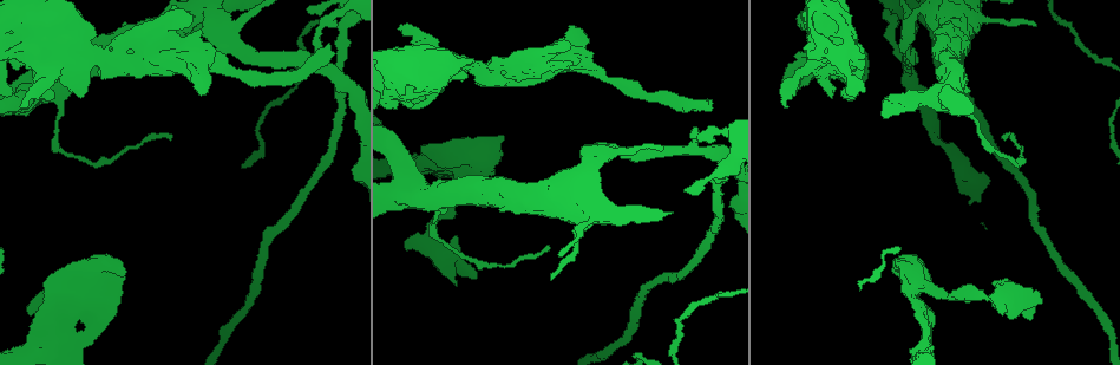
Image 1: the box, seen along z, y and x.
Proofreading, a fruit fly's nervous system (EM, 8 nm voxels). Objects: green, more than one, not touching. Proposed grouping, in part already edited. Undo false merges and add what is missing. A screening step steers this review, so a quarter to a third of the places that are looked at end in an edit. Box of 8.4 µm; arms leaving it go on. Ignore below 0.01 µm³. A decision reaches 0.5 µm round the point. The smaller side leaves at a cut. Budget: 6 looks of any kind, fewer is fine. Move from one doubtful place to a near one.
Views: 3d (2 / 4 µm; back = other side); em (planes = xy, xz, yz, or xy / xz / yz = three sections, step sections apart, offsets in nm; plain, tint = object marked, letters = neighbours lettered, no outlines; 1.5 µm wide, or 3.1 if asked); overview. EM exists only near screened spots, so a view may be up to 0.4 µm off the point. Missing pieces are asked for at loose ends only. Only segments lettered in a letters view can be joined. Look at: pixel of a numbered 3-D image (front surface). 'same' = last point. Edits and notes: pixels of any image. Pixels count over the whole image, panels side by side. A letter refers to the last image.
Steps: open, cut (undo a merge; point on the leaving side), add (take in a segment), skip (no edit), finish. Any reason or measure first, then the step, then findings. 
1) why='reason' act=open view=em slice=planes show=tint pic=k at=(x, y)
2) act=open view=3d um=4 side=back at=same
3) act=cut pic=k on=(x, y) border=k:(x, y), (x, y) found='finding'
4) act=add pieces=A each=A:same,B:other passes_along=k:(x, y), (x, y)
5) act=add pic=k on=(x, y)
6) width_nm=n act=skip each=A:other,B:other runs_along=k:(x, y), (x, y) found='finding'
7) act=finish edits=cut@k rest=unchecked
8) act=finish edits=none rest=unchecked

act=open view=em slice=planes show=letters pic=1 at=(421, 97)

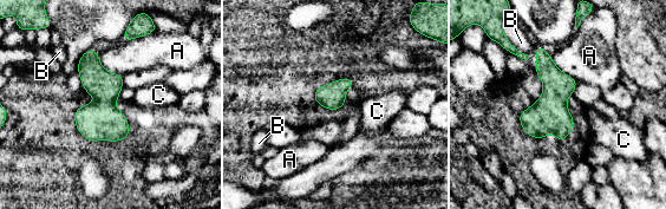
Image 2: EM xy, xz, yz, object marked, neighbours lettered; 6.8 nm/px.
act=skip each=A:other,B:other,C:other border=2:(98, 53), (106, 70), (123, 76) found='continuous, no second neuron'

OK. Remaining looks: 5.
why='free end' act=open view=em slice=planes show=letters pic=1 at=(455, 285)

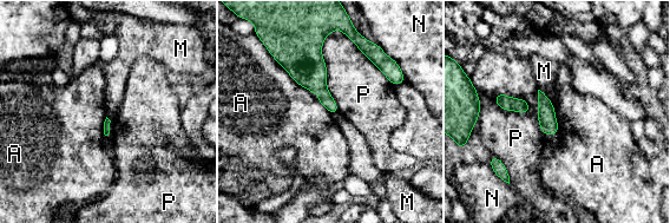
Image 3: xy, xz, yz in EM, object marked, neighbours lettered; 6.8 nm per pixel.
act=skip each=A:other,M:other,N:other,P:other border=3:(273, 58), (295, 82), (311, 93) found='no lettered segment goes on from it'

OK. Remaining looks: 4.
why='sudden change in width' act=open view=3d um=2 pic=1 at=(602, 78)

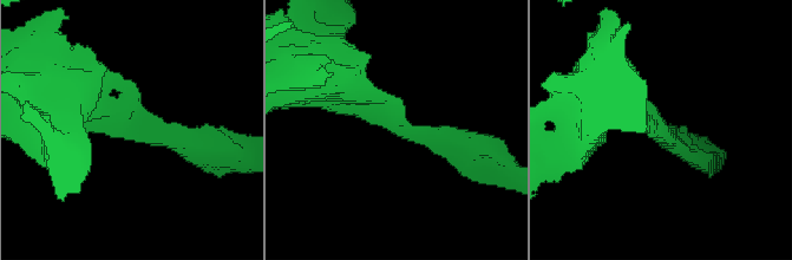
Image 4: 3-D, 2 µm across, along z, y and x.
arm_widths_nm=190,480 why='now the EM' act=open view=em slice=planes show=letters pic=4 at=(658, 126)

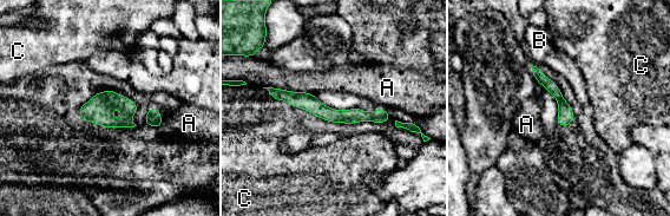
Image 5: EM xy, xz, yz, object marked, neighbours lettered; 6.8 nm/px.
act=skip each=A:other,B:other,C:other border=5:(263, 86), (313, 93) found='all the same neuron'

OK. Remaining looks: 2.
act=finish edits=none rest=unchecked

